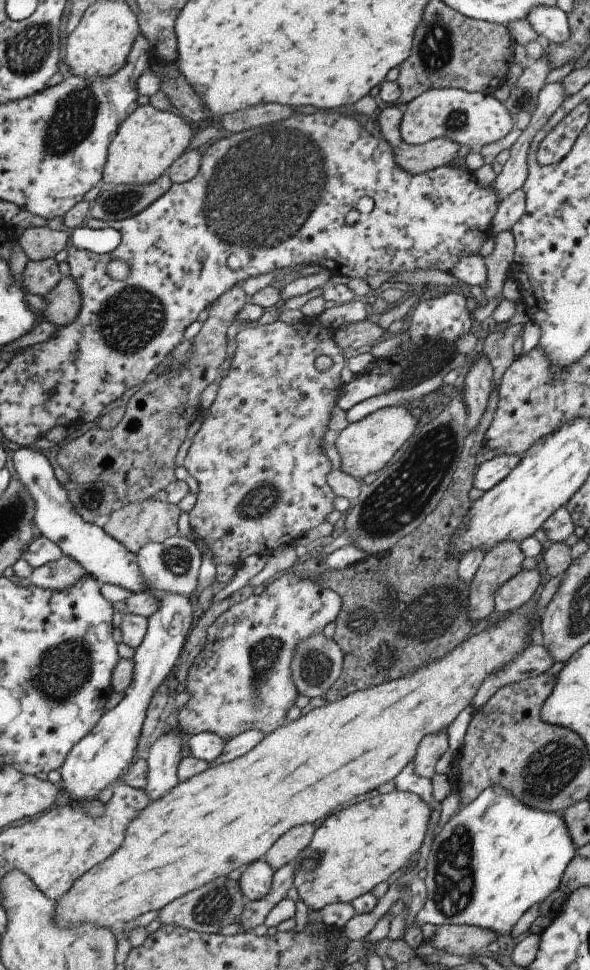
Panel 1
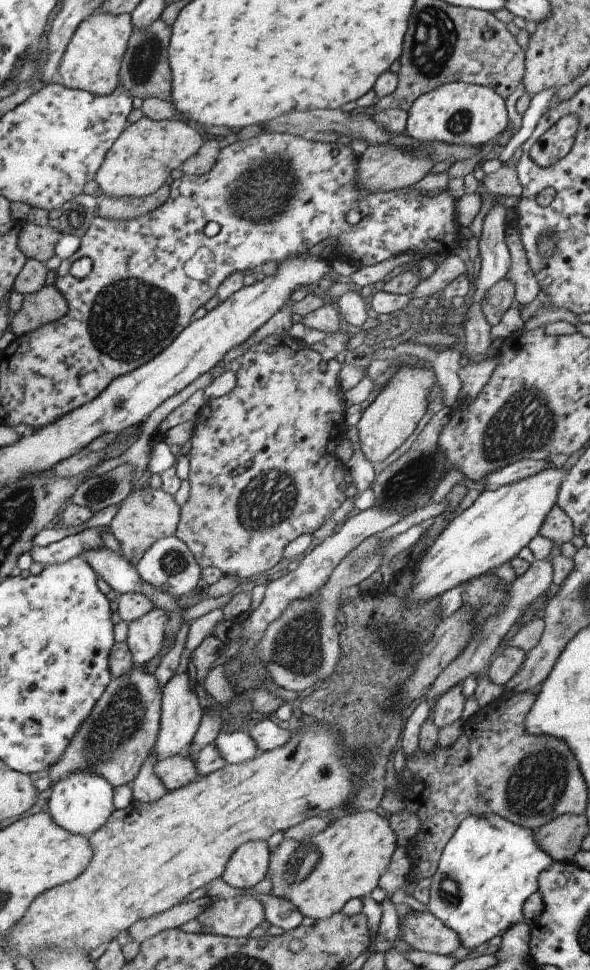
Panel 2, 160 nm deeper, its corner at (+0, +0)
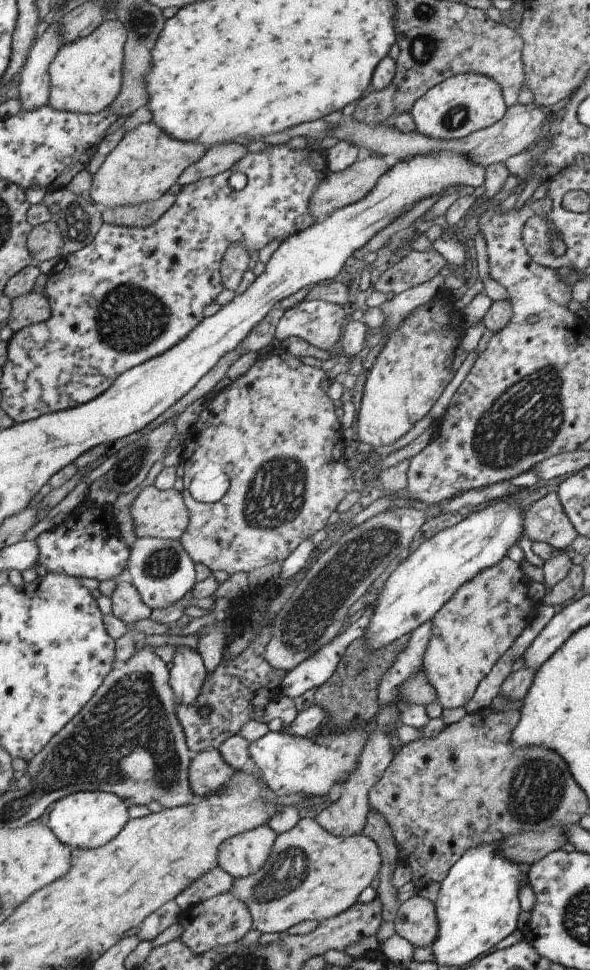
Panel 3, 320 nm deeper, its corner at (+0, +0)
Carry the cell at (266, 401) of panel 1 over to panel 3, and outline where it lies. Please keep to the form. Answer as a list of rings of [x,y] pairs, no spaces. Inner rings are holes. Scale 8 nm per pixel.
[[[282,346],[277,350],[258,358],[242,375],[232,380],[216,394],[203,402],[203,410],[197,414],[197,420],[187,431],[187,439],[182,444],[181,462],[183,463],[182,495],[188,510],[188,525],[179,538],[181,546],[194,564],[205,565],[211,572],[223,570],[229,575],[233,572],[249,572],[253,568],[261,568],[271,562],[282,560],[308,536],[321,530],[327,522],[327,517],[339,501],[349,491],[353,490],[356,474],[344,463],[345,447],[341,439],[340,419],[335,417],[332,400],[325,394],[325,389],[319,386],[324,372],[317,367],[303,365],[299,358],[286,353]]]

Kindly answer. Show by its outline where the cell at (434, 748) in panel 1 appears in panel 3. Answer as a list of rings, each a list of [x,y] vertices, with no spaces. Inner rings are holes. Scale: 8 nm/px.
[[[505,555],[499,562],[481,569],[472,579],[463,582],[453,596],[433,615],[429,640],[426,640],[421,657],[422,675],[436,692],[442,708],[457,708],[474,693],[477,683],[485,678],[493,663],[511,646],[521,631],[531,622],[541,603],[536,605],[527,595],[529,579],[523,574],[519,563]]]

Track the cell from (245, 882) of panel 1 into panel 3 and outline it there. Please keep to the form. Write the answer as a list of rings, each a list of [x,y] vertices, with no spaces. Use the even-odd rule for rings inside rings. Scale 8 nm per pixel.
[[[267,823],[225,839],[218,848],[217,865],[236,880],[255,872],[269,856],[276,833]]]

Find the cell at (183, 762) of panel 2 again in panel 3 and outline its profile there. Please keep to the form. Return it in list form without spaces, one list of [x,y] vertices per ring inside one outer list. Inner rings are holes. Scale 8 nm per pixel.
[[[217,749],[192,754],[188,764],[188,785],[197,797],[221,793],[236,771],[226,765]]]

